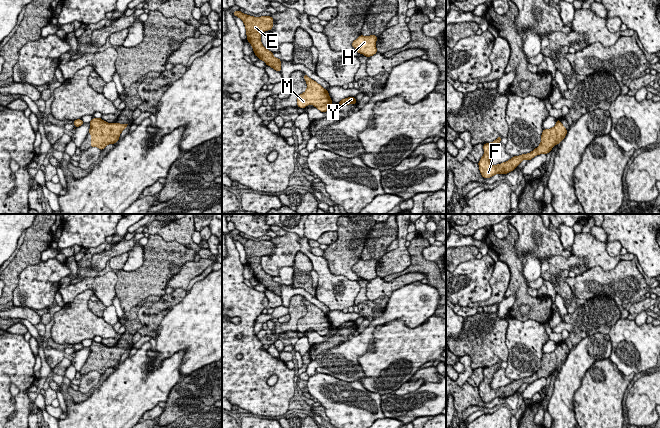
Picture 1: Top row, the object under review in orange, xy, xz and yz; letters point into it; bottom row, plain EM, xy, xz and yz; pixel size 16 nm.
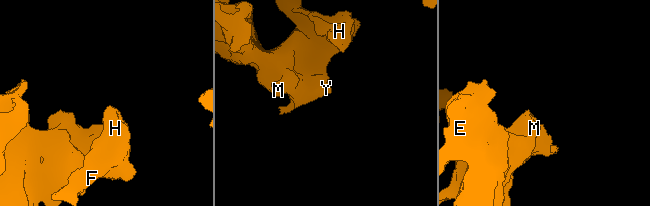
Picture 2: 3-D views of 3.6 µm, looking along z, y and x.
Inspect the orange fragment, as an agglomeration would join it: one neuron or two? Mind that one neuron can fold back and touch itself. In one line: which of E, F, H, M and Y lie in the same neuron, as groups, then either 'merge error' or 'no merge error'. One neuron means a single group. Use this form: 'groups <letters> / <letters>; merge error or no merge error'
groups E F H M Y; no merge error

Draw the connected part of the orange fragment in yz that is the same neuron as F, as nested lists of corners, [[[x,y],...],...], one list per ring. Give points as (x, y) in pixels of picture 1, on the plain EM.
[[[560,343],[556,345],[556,349],[551,353],[544,353],[541,359],[541,367],[532,376],[522,378],[519,380],[513,380],[510,384],[498,389],[492,389],[490,383],[493,379],[493,374],[500,369],[501,360],[491,367],[483,369],[484,379],[478,386],[479,394],[483,402],[491,402],[495,398],[507,398],[513,394],[524,384],[528,385],[539,378],[548,378],[556,368],[559,368],[564,364],[567,358],[566,352],[560,346]]]

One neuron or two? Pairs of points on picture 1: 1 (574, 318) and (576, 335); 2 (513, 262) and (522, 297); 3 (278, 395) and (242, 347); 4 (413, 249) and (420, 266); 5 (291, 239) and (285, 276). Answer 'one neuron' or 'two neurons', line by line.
1: one neuron
2: one neuron
3: one neuron
4: one neuron
5: two neurons

